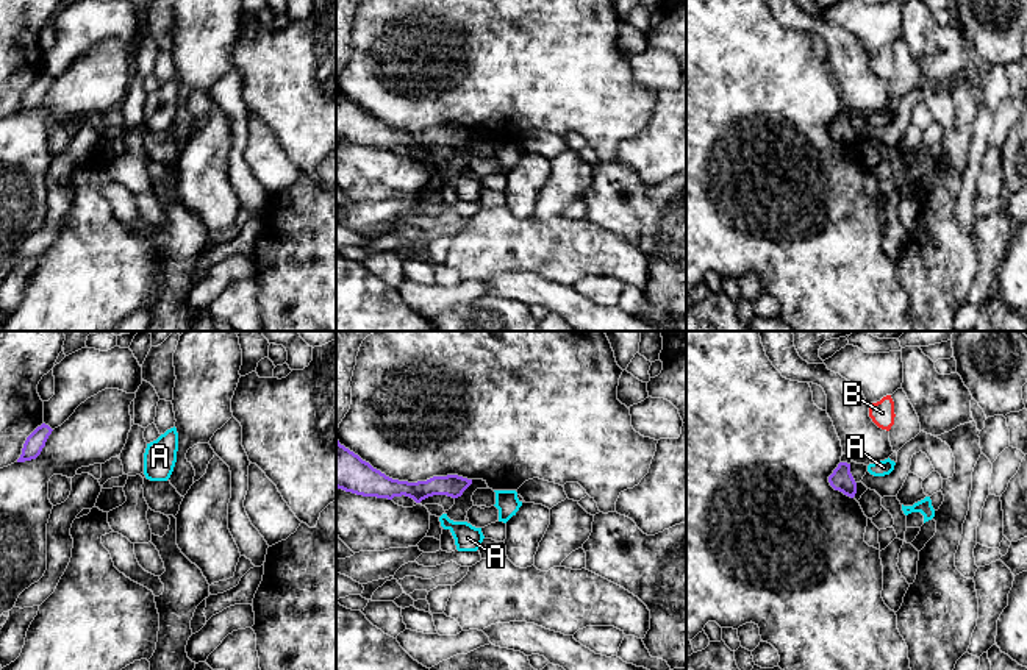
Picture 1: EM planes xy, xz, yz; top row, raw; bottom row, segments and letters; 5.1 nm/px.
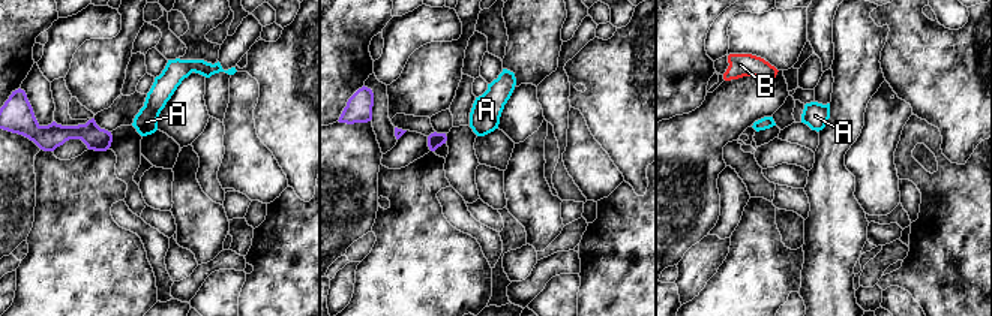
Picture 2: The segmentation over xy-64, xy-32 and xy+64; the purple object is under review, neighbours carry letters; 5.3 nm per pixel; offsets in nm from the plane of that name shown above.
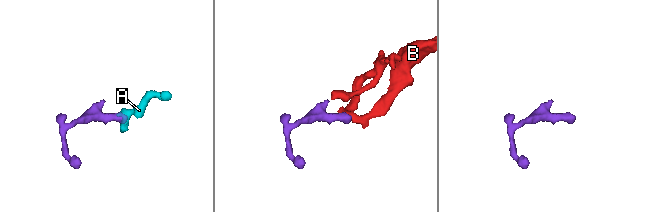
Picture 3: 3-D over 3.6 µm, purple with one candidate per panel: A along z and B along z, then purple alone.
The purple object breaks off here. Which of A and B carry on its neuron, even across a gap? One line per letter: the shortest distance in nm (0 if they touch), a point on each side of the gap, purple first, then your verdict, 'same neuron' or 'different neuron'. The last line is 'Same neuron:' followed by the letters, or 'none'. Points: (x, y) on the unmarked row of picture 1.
A: gap 90 nm; span yz (852, 127), (868, 121); different neuron
B: gap 240 nm; span yz (849, 114), (879, 77); same neuron
Same neuron: B

